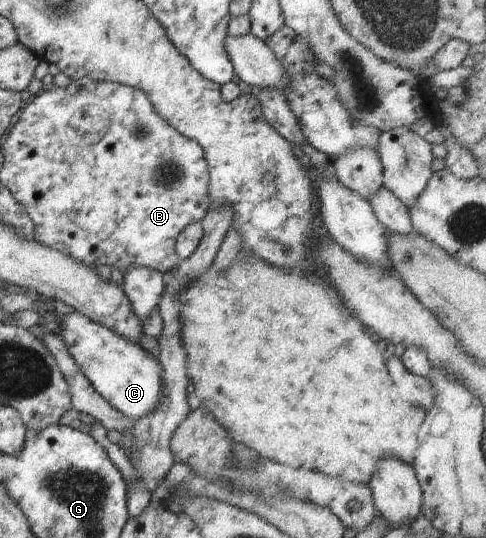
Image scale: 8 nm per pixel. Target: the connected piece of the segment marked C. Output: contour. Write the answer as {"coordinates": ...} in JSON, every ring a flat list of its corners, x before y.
{"coordinates":[[65,311,62,319,60,338,93,389,109,402,111,408,119,410,131,422,147,416,161,400,163,390,163,368,158,358,151,356,139,343,123,338,121,334,89,320,79,312]]}

